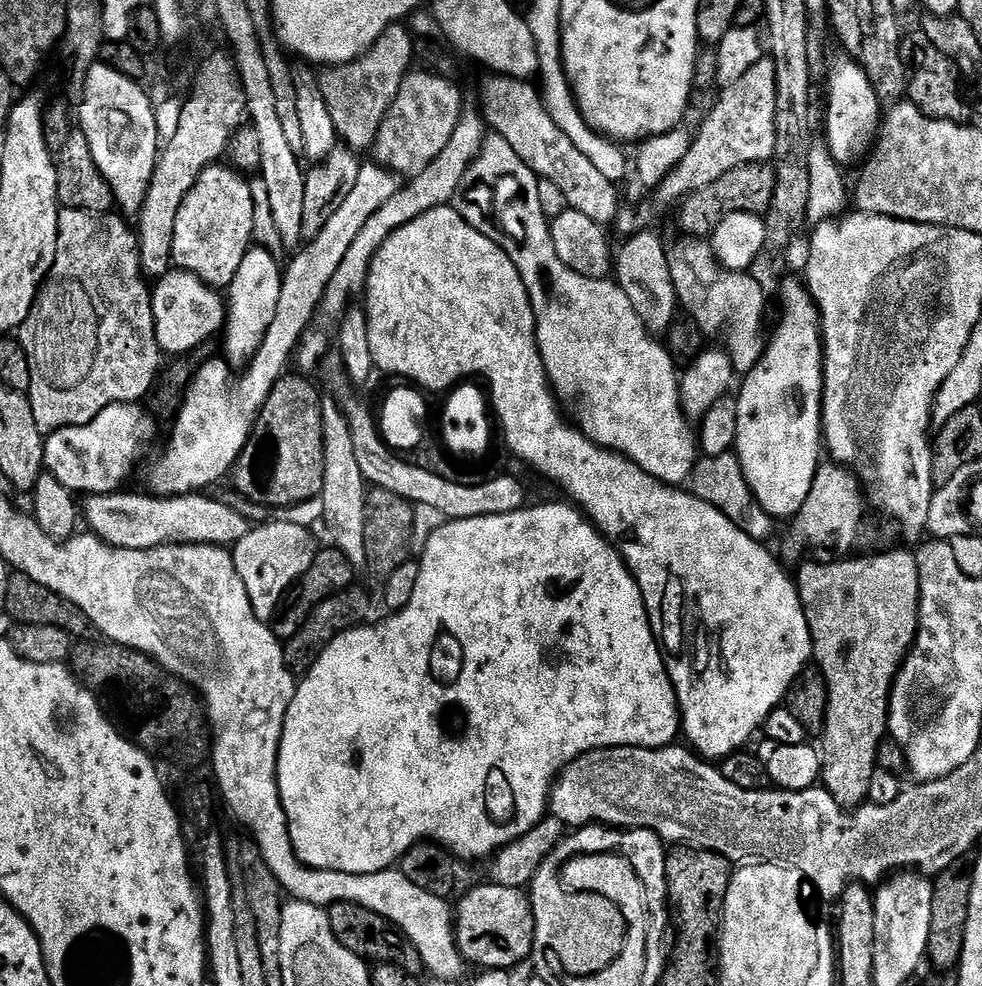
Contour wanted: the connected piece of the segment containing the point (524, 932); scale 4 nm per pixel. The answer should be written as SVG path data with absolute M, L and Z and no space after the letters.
M487 882L472 888L460 900L454 912L456 944L469 965L477 964L480 970L511 969L515 964L529 959L536 948L536 919L529 897L519 888Z

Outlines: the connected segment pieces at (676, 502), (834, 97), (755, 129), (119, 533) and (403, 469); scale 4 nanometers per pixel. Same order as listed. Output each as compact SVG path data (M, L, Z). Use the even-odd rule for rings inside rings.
M455 207L435 208L422 214L422 218L416 218L414 222L399 228L383 243L383 248L372 263L371 272L368 275L366 311L370 354L373 355L375 367L380 372L382 370L389 372L392 376L405 376L405 381L424 390L429 388L432 392L440 392L443 388L455 389L461 382L469 378L476 378L472 376L485 376L492 383L490 404L495 415L496 412L500 415L500 428L504 431L504 440L508 443L509 450L518 459L525 460L534 471L541 472L548 480L553 480L569 496L565 497L579 508L595 524L596 529L614 545L616 552L622 557L625 566L636 580L636 585L640 588L644 605L648 611L648 621L652 623L652 633L656 635L663 649L664 666L668 669L668 676L676 691L676 700L680 704L682 736L683 739L689 740L687 743L691 751L709 762L722 762L727 756L747 749L752 735L755 732L759 733L771 712L787 701L792 683L804 673L804 669L809 667L813 659L812 635L800 601L800 591L796 589L796 581L790 572L788 576L787 570L783 568L785 565L779 559L776 561L772 557L768 546L759 540L750 538L750 534L738 530L738 526L734 526L734 522L730 522L730 518L726 518L726 514L722 514L722 510L718 510L710 502L702 502L702 498L693 496L691 491L683 487L663 484L658 478L646 474L646 470L642 470L634 461L594 443L590 437L584 435L579 427L571 428L570 425L564 424L563 418L560 417L560 408L556 405L558 397L552 385L548 383L548 372L544 368L540 347L536 341L536 315L532 309L530 294L526 290L526 282L522 280L522 274L518 274L518 266L514 266L509 256L493 240L486 238L486 234L474 230L470 222L463 220L456 213Z
M847 54L831 57L828 72L828 117L824 132L830 154L842 166L859 165L871 153L882 123L882 105L870 78L860 65ZM832 64L832 69L831 68Z
M771 58L759 60L751 70L746 70L738 82L727 85L719 93L713 112L698 132L693 135L686 158L654 189L654 196L662 207L679 205L698 190L718 182L722 174L730 174L738 166L768 162L775 157L776 103L778 83L775 62Z
M129 490L107 492L101 496L89 495L83 501L82 516L90 527L91 535L112 544L116 548L130 550L146 550L157 548L163 544L218 544L221 546L235 546L250 531L250 521L246 519L234 506L223 504L220 500L211 500L208 494L193 494L190 496L170 496L163 498L158 494L152 496L135 496Z
M360 400L343 401L344 415L348 417L350 435L354 440L355 457L358 458L359 469L364 479L372 488L390 490L390 494L398 494L398 498L408 500L412 505L431 506L433 510L442 510L448 520L465 520L466 518L482 518L494 514L510 514L525 507L524 488L512 476L496 476L485 479L482 486L458 486L458 482L446 482L446 478L438 478L438 474L430 474L430 470L422 470L411 459L403 460L384 442L381 425Z

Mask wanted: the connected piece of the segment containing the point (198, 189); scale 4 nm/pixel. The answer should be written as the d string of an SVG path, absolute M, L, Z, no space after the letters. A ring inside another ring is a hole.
M217 162L207 168L200 175L194 190L186 194L182 202L182 210L178 210L178 222L174 222L172 247L172 263L177 269L194 274L217 290L227 290L232 287L234 274L238 274L238 266L242 266L242 258L246 258L249 248L253 247L256 234L251 183L235 167L223 168L224 166L223 163Z

